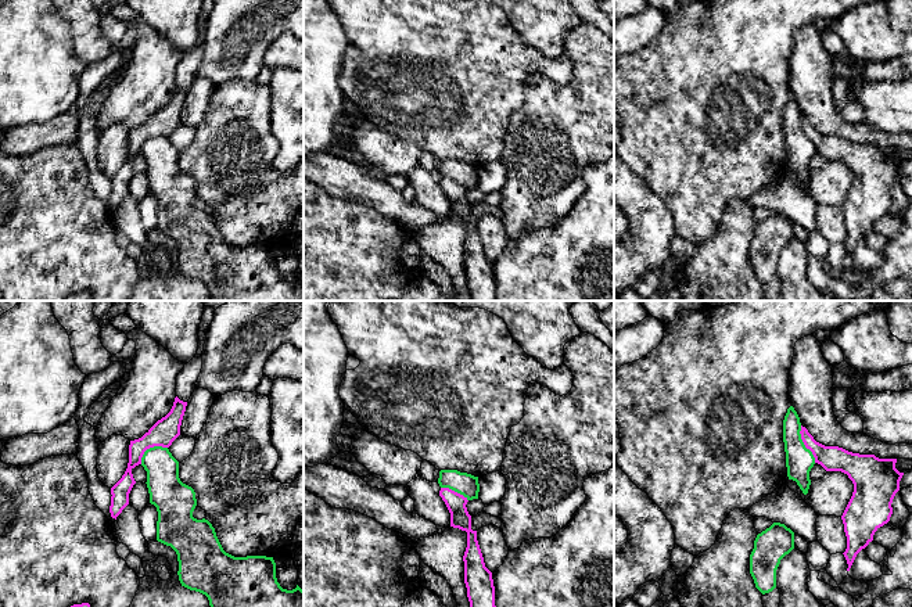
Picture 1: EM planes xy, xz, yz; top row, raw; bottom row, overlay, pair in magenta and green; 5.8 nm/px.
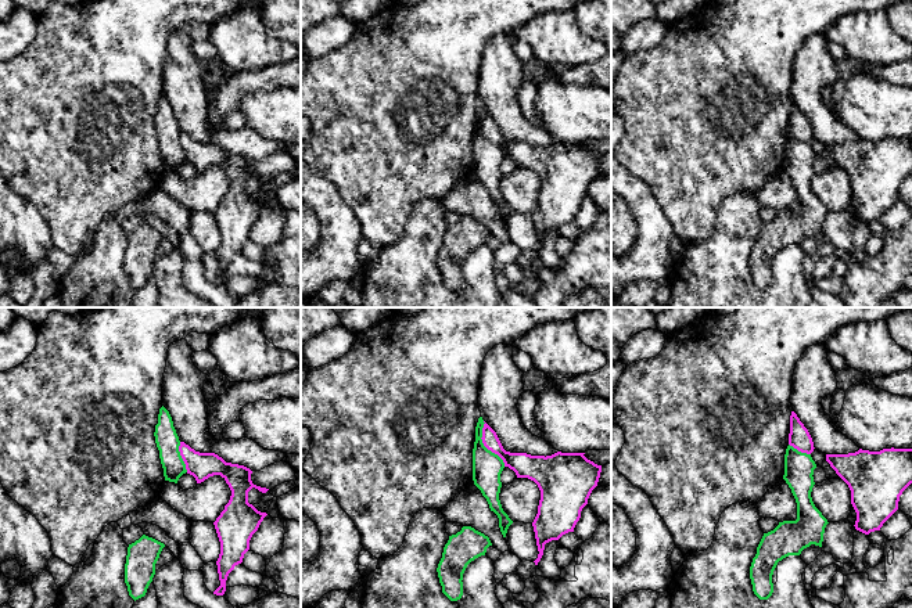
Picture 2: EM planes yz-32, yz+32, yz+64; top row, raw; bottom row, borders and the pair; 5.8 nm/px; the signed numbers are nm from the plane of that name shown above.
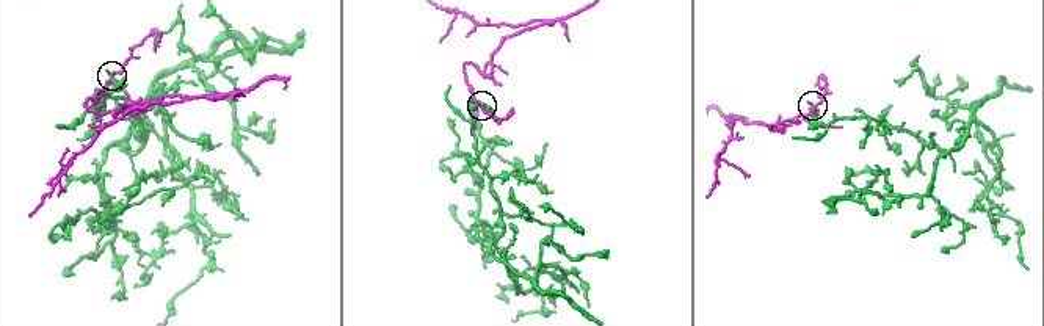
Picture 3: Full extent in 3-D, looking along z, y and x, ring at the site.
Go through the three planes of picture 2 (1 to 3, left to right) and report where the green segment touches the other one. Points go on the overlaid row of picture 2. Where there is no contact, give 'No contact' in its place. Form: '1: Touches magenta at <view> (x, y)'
1: Touches magenta at yz-32 (182, 457)
2: Touches magenta at yz+32 (484, 445)
3: Touches magenta at yz+64 (800, 450)

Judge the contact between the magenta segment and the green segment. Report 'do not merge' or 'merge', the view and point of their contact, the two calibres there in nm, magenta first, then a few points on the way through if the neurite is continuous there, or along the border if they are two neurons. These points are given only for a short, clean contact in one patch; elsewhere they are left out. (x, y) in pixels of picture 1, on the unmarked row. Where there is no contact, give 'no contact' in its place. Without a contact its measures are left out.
do not merge; contact yz (804, 133); calibres 140 and 160 nm; border yz (800, 115), (800, 128), (815, 151)

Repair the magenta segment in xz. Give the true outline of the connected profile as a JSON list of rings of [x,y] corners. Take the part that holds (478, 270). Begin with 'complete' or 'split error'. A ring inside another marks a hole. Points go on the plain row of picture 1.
complete | [[[441,177],[439,186],[450,202],[450,216],[467,222],[467,237],[463,251],[470,301],[498,301],[492,262],[485,256],[477,230],[477,220],[471,219],[471,205],[466,197],[467,187],[449,177]]]

